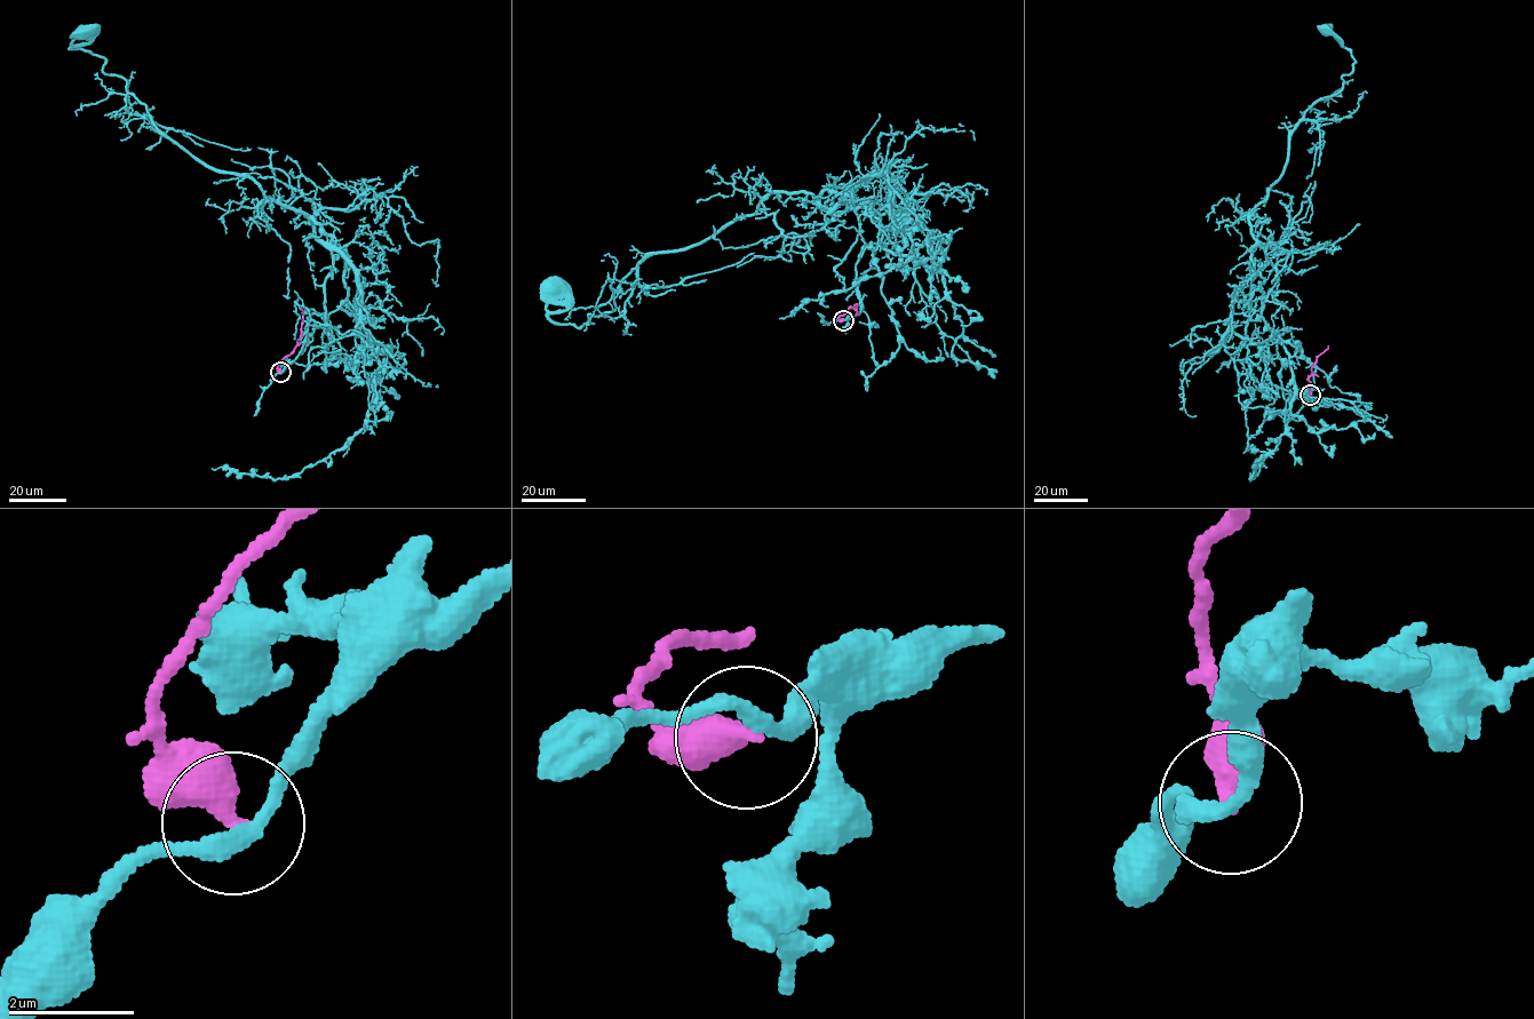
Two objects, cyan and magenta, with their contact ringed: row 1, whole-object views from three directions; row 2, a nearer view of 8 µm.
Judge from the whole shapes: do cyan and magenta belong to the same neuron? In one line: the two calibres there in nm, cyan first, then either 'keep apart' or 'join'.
calibres 220 and 480 nm; keep apart

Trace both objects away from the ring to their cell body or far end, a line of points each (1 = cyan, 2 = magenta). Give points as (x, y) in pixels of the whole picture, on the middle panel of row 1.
1: (843, 320), (882, 235), (868, 205), (826, 189), (773, 192), (657, 252), (579, 327), (549, 317), (553, 288)
2: (843, 320), (839, 317), (855, 304), (855, 315)

